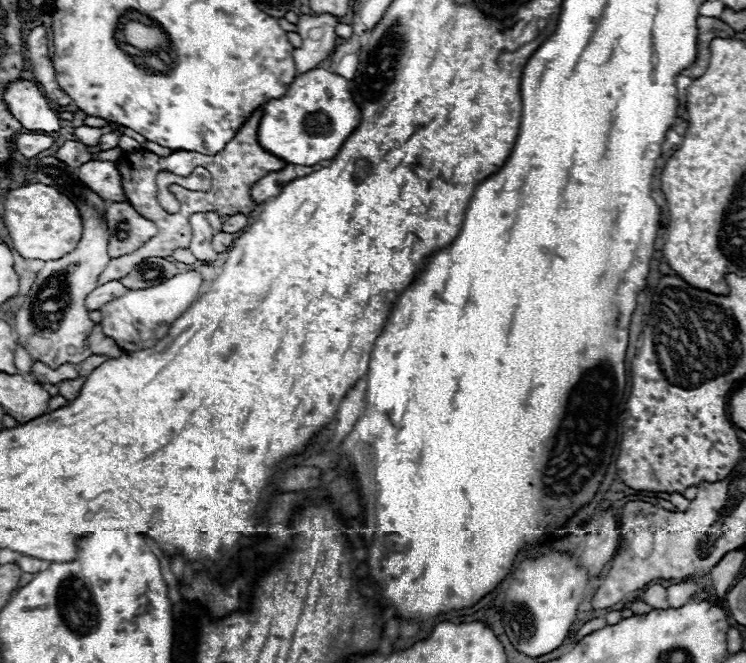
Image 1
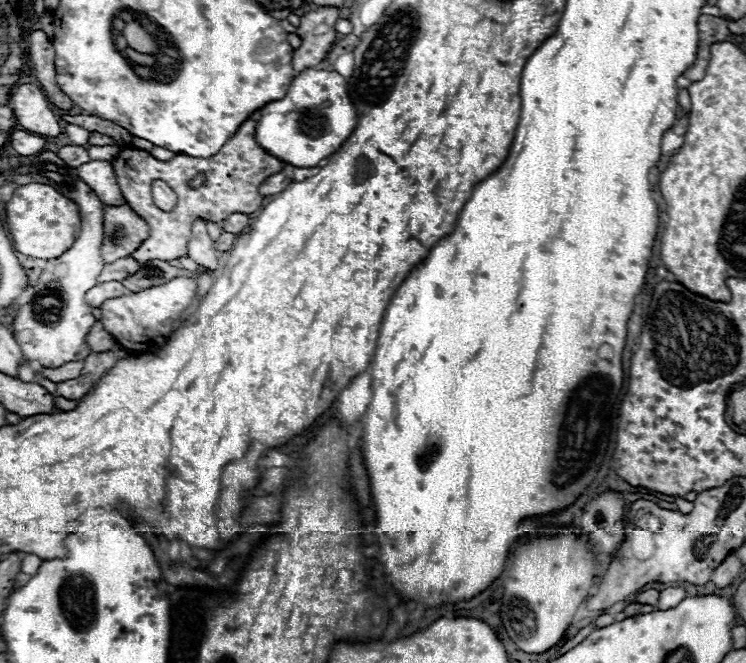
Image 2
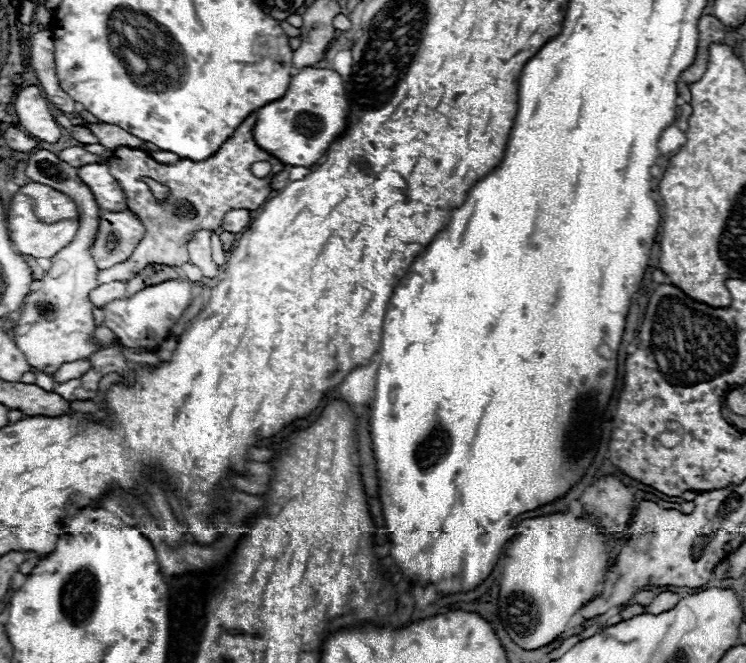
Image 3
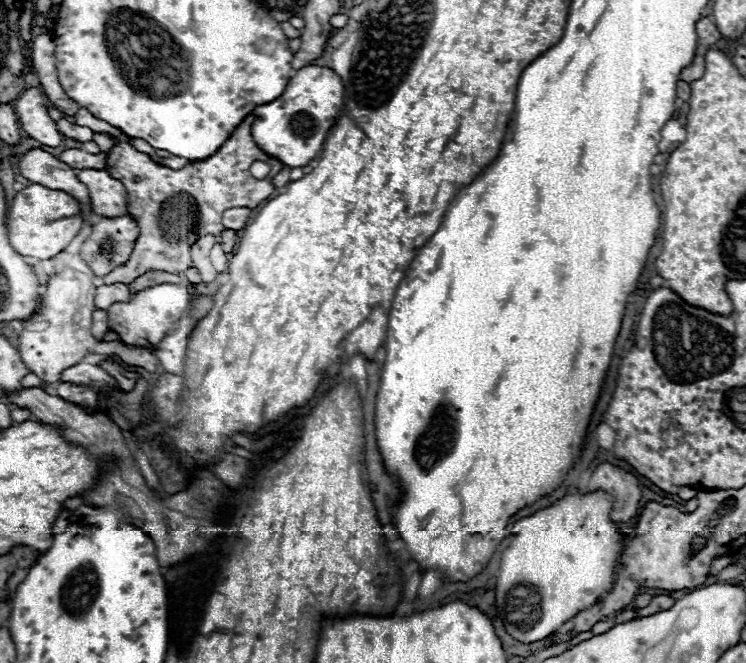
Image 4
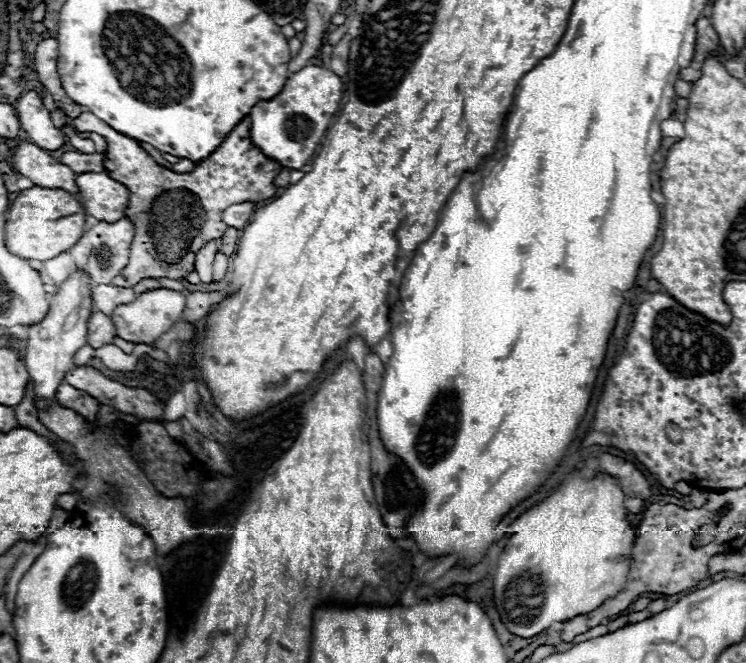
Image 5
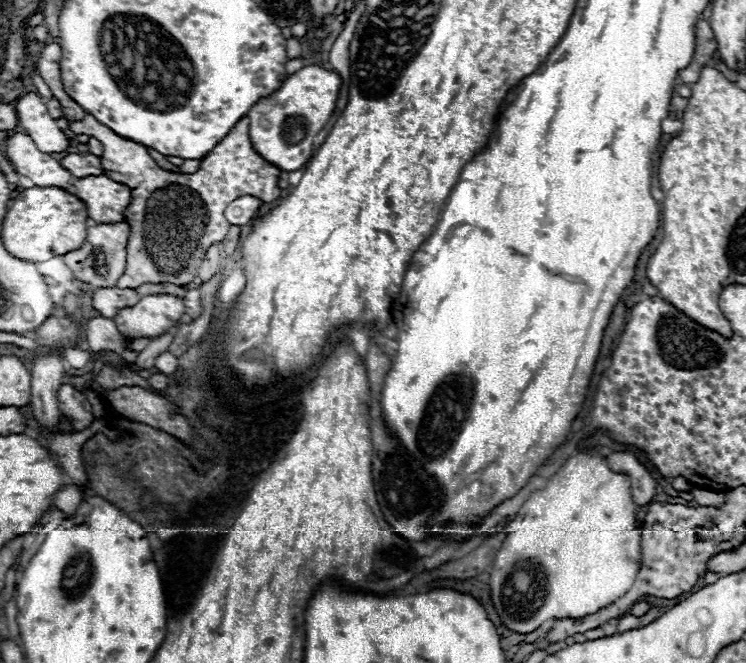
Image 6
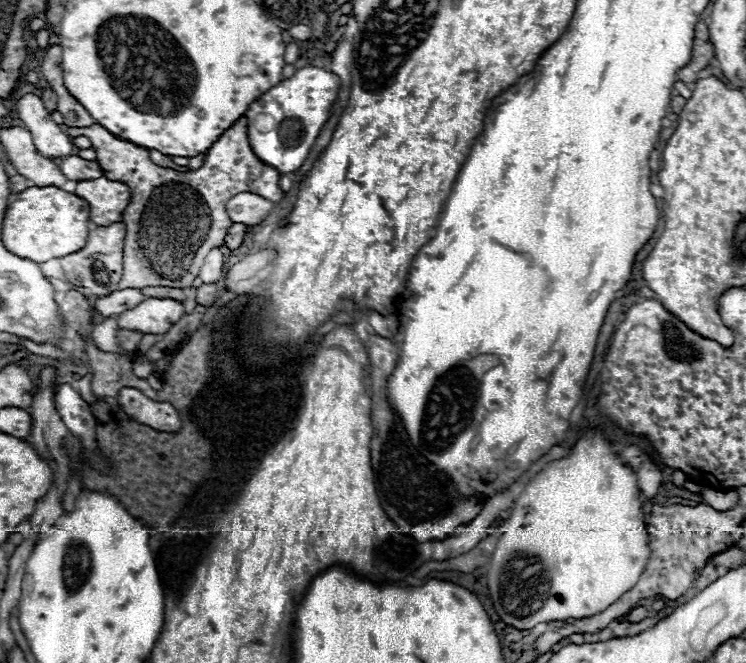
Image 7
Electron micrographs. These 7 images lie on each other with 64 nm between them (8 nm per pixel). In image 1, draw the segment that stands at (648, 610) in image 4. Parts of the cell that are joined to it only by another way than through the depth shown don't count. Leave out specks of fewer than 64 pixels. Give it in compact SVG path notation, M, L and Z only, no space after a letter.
M686 582L686 584L674 584L668 588L668 604L672 608L680 608L696 590L700 590L700 584Z

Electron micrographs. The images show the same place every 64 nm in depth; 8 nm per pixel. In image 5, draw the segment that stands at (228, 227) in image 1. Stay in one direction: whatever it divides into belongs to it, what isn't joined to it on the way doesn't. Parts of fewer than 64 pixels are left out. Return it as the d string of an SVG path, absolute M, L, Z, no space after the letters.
M242 202L242 204L232 204L224 210L222 214L222 220L226 226L232 226L232 228L244 228L250 220L250 216L254 214L254 204L252 202Z

